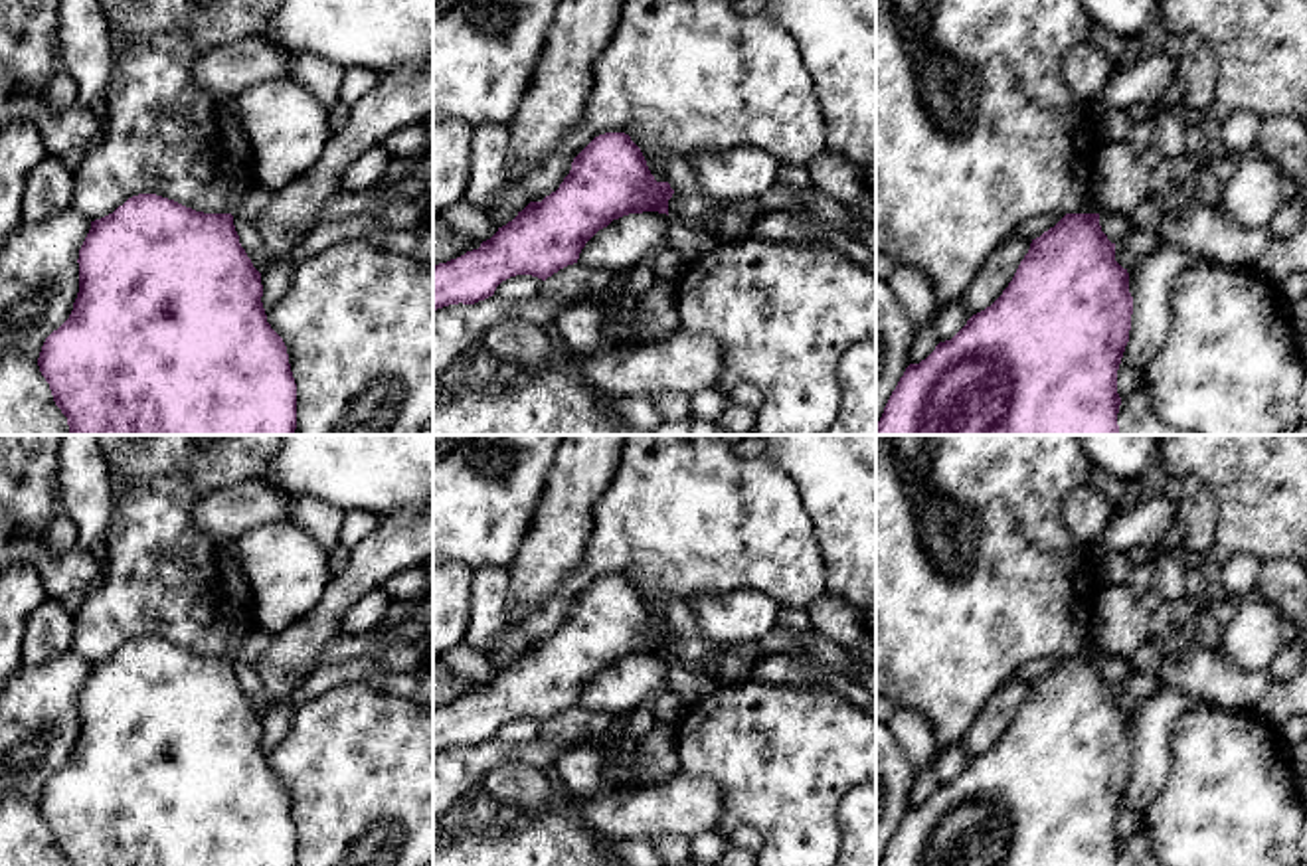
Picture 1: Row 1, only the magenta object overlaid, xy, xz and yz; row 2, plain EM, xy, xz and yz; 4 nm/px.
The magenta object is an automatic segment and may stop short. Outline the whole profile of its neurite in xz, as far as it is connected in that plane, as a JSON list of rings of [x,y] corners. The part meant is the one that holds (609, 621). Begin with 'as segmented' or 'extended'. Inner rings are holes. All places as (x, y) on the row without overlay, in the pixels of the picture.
as segmented; [[[625,575],[595,579],[571,605],[560,631],[542,645],[530,645],[518,658],[480,686],[479,692],[433,708],[433,753],[449,747],[475,747],[494,737],[496,730],[516,718],[542,724],[577,706],[585,686],[613,662],[629,656],[658,654],[668,658],[674,633],[656,625],[641,591]]]

